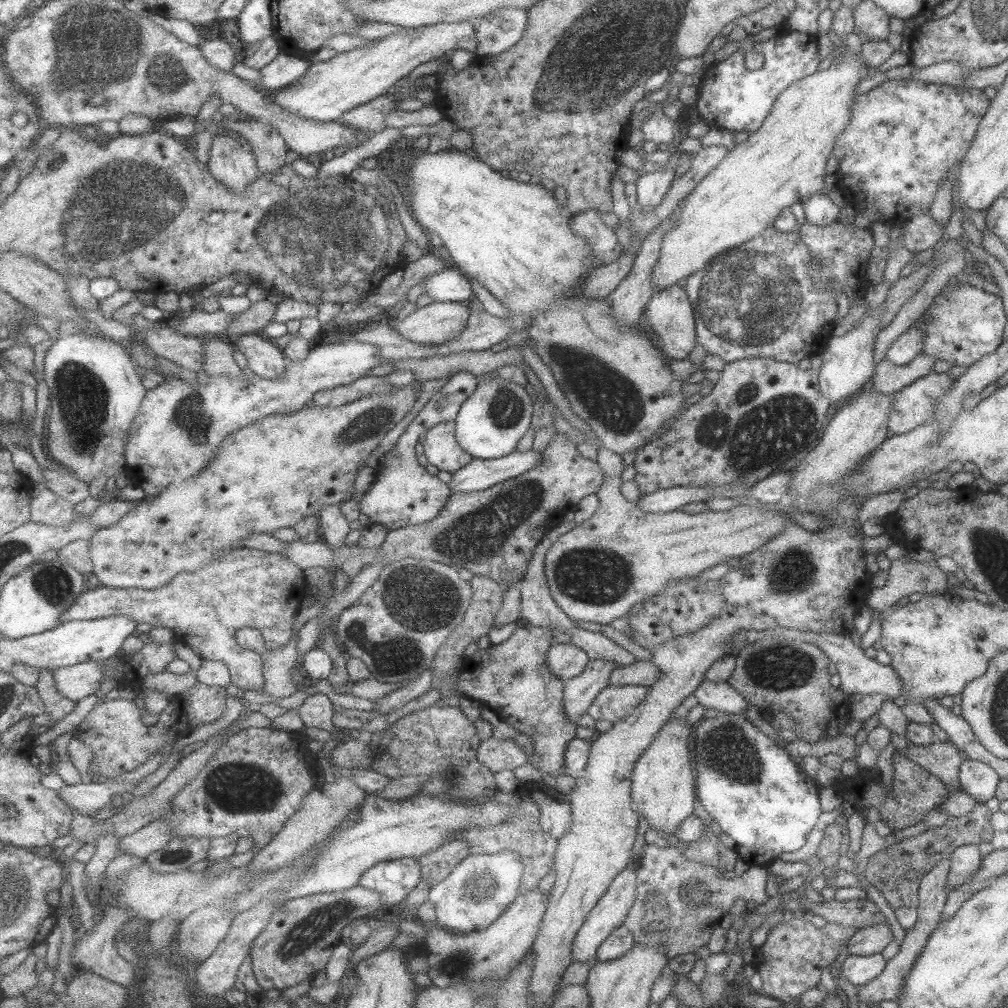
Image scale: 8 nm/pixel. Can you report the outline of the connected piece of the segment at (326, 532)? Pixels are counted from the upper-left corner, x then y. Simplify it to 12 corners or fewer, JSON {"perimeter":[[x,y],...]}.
{"perimeter":[[328,504],[319,517],[321,540],[342,550],[351,521],[341,504]]}

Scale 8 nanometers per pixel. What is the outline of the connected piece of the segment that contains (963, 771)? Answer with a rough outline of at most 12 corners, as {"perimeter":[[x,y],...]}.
{"perimeter":[[961,759],[959,790],[984,803],[998,774],[987,764]]}

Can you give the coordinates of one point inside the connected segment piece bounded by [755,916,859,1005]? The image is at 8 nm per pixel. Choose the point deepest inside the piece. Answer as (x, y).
(790, 961)

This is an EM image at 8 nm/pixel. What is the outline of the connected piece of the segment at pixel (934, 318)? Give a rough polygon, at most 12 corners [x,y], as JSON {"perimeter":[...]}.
{"perimeter":[[947,284],[914,324],[922,352],[969,366],[1002,343],[998,295]]}

